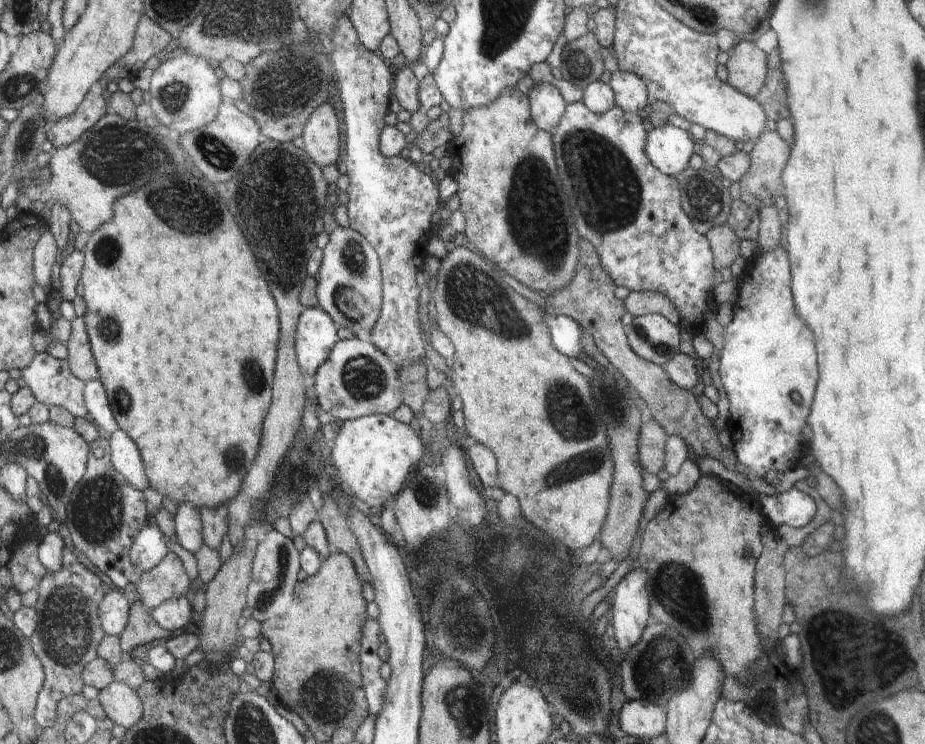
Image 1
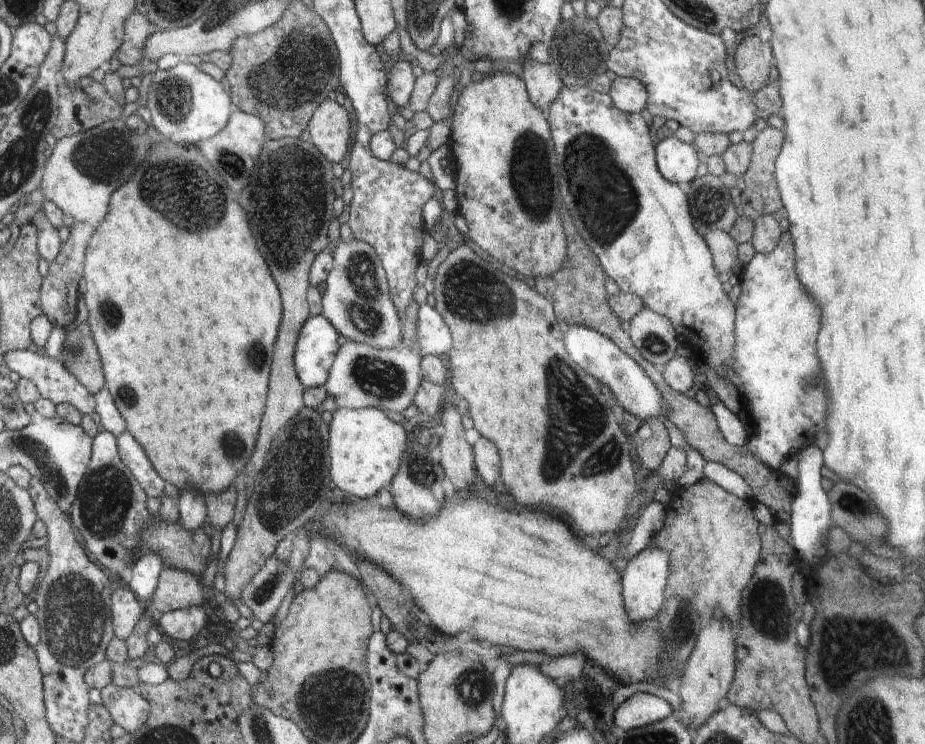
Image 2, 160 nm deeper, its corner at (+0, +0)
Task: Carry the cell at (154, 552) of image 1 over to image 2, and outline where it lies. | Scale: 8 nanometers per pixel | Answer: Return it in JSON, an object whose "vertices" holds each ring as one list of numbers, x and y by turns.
{"vertices":[[152,552,138,556,132,566,132,579,129,586,136,592,136,596,140,596,139,601,143,605,150,603,150,600,154,598,158,578,163,568,164,565,159,557]]}

